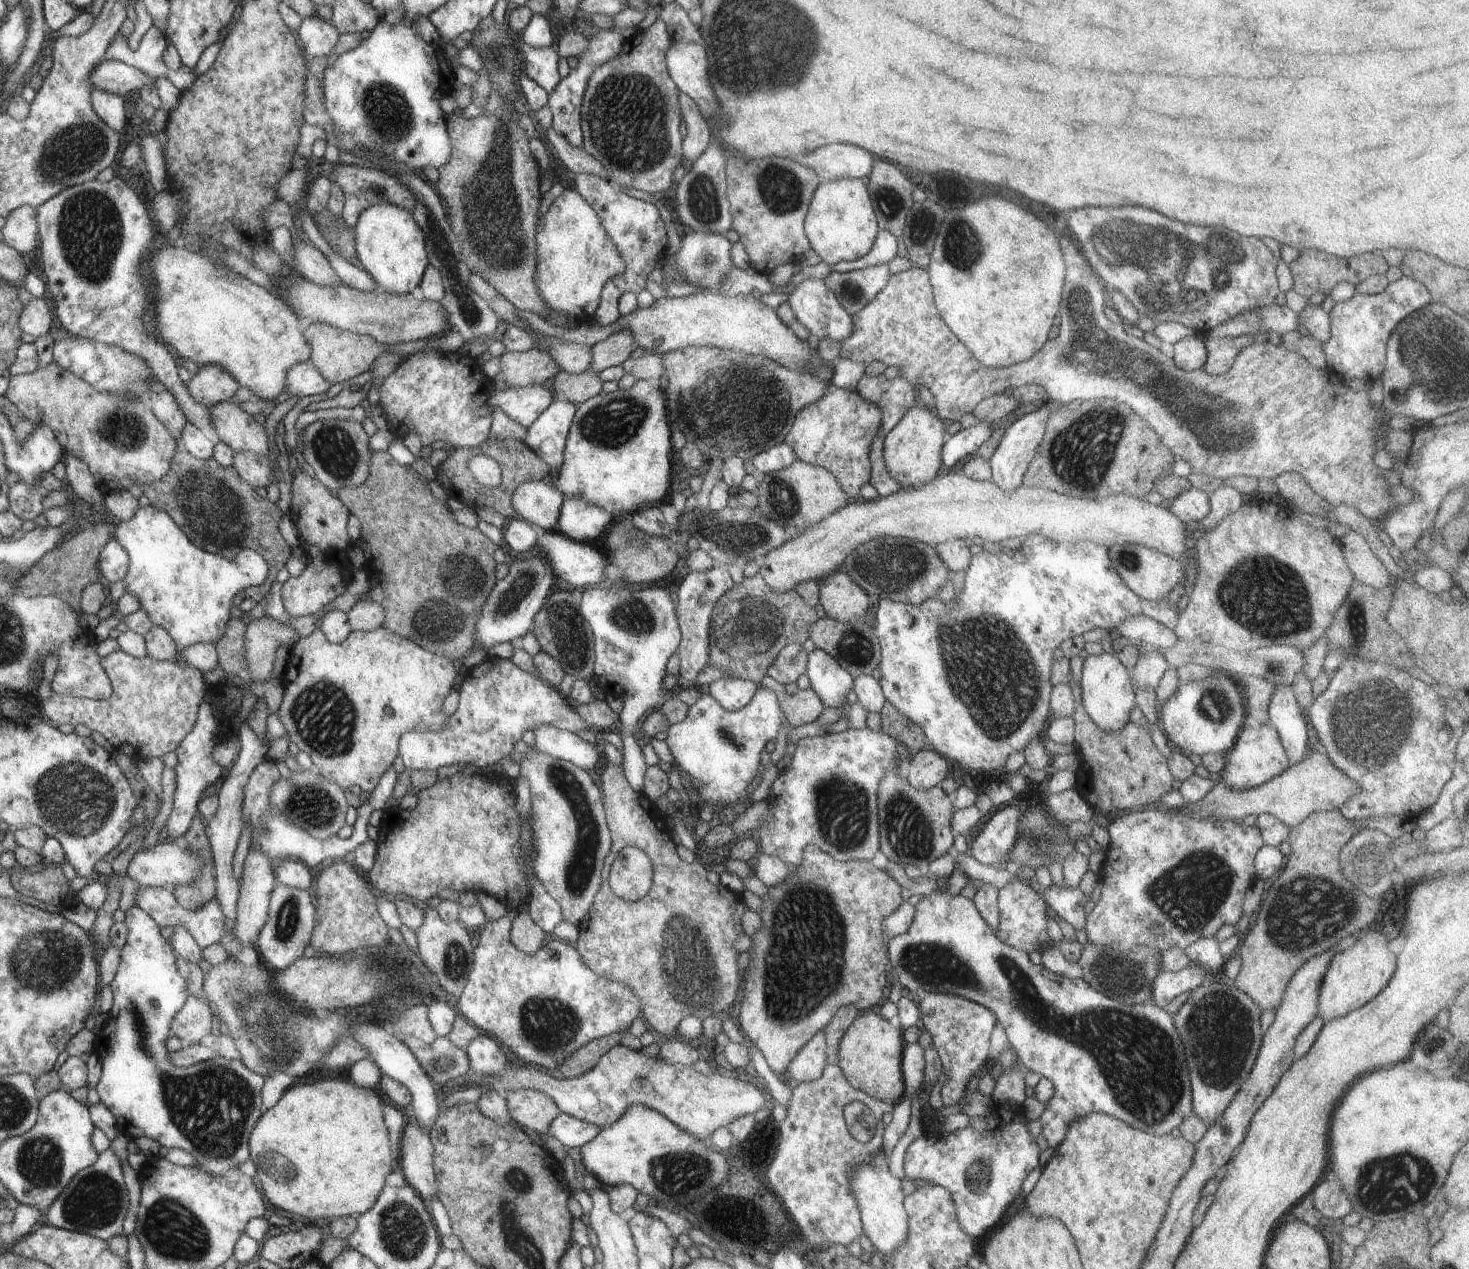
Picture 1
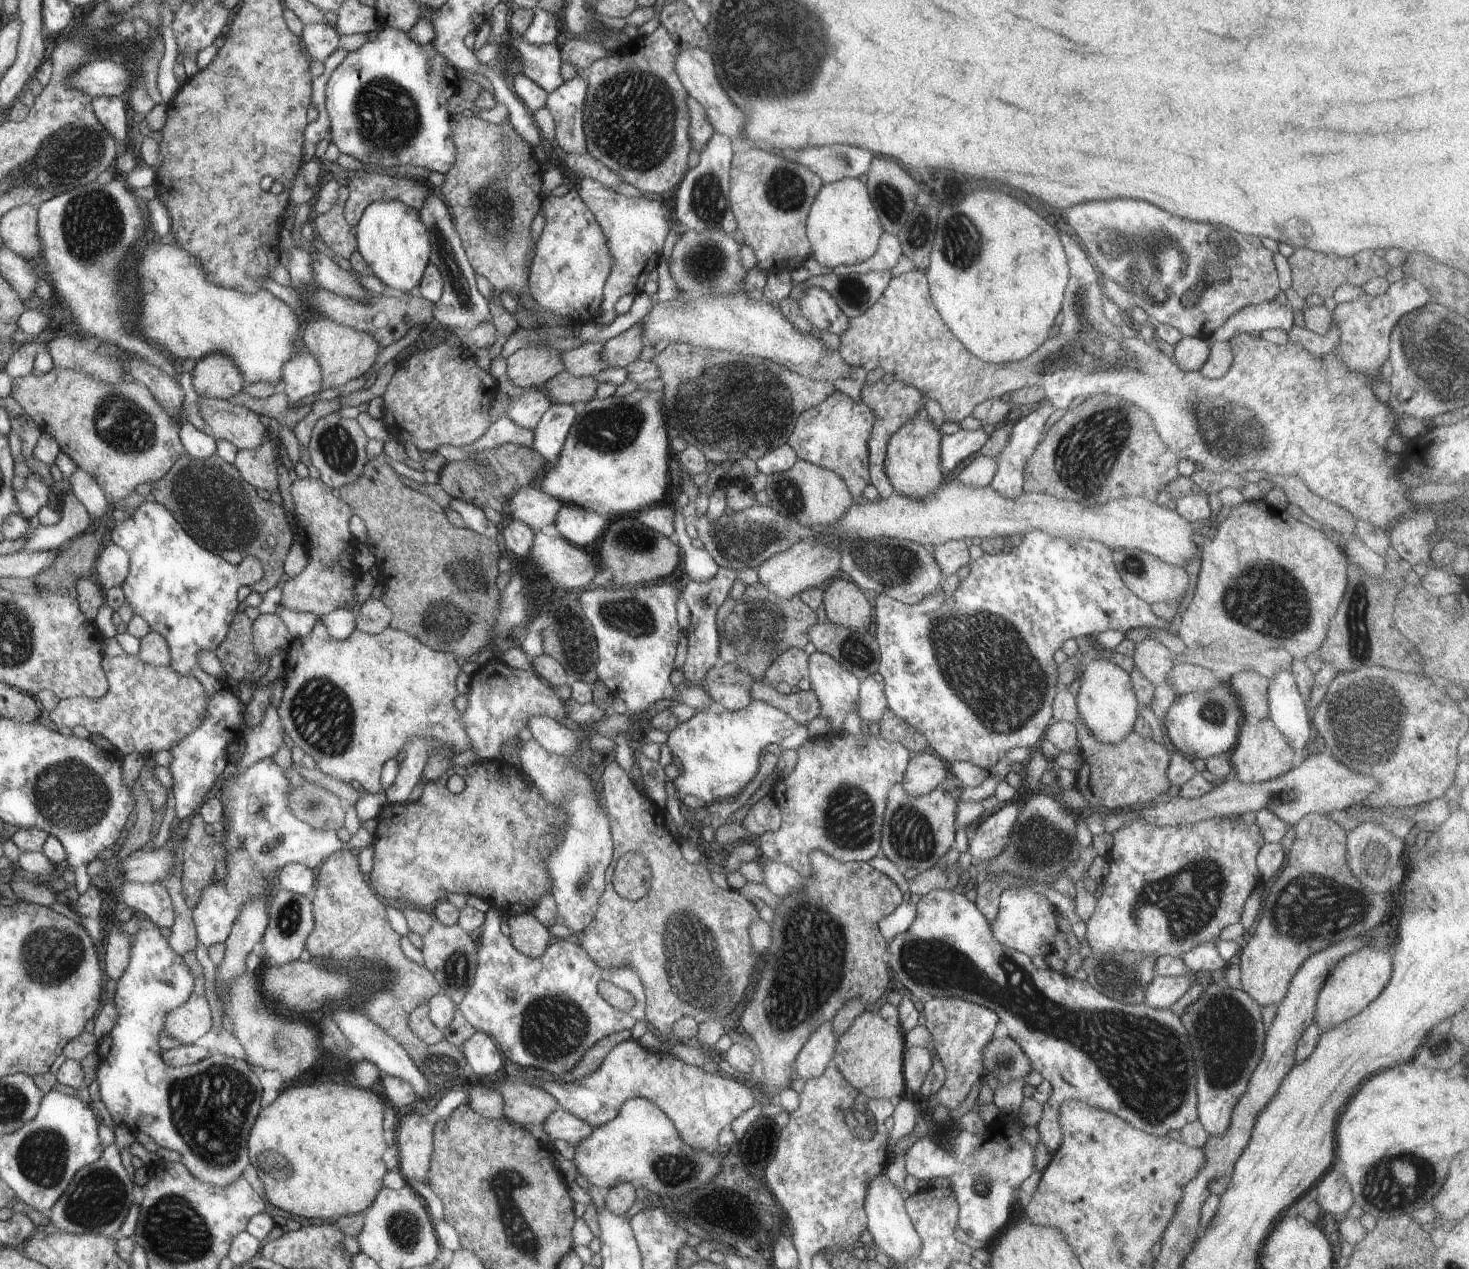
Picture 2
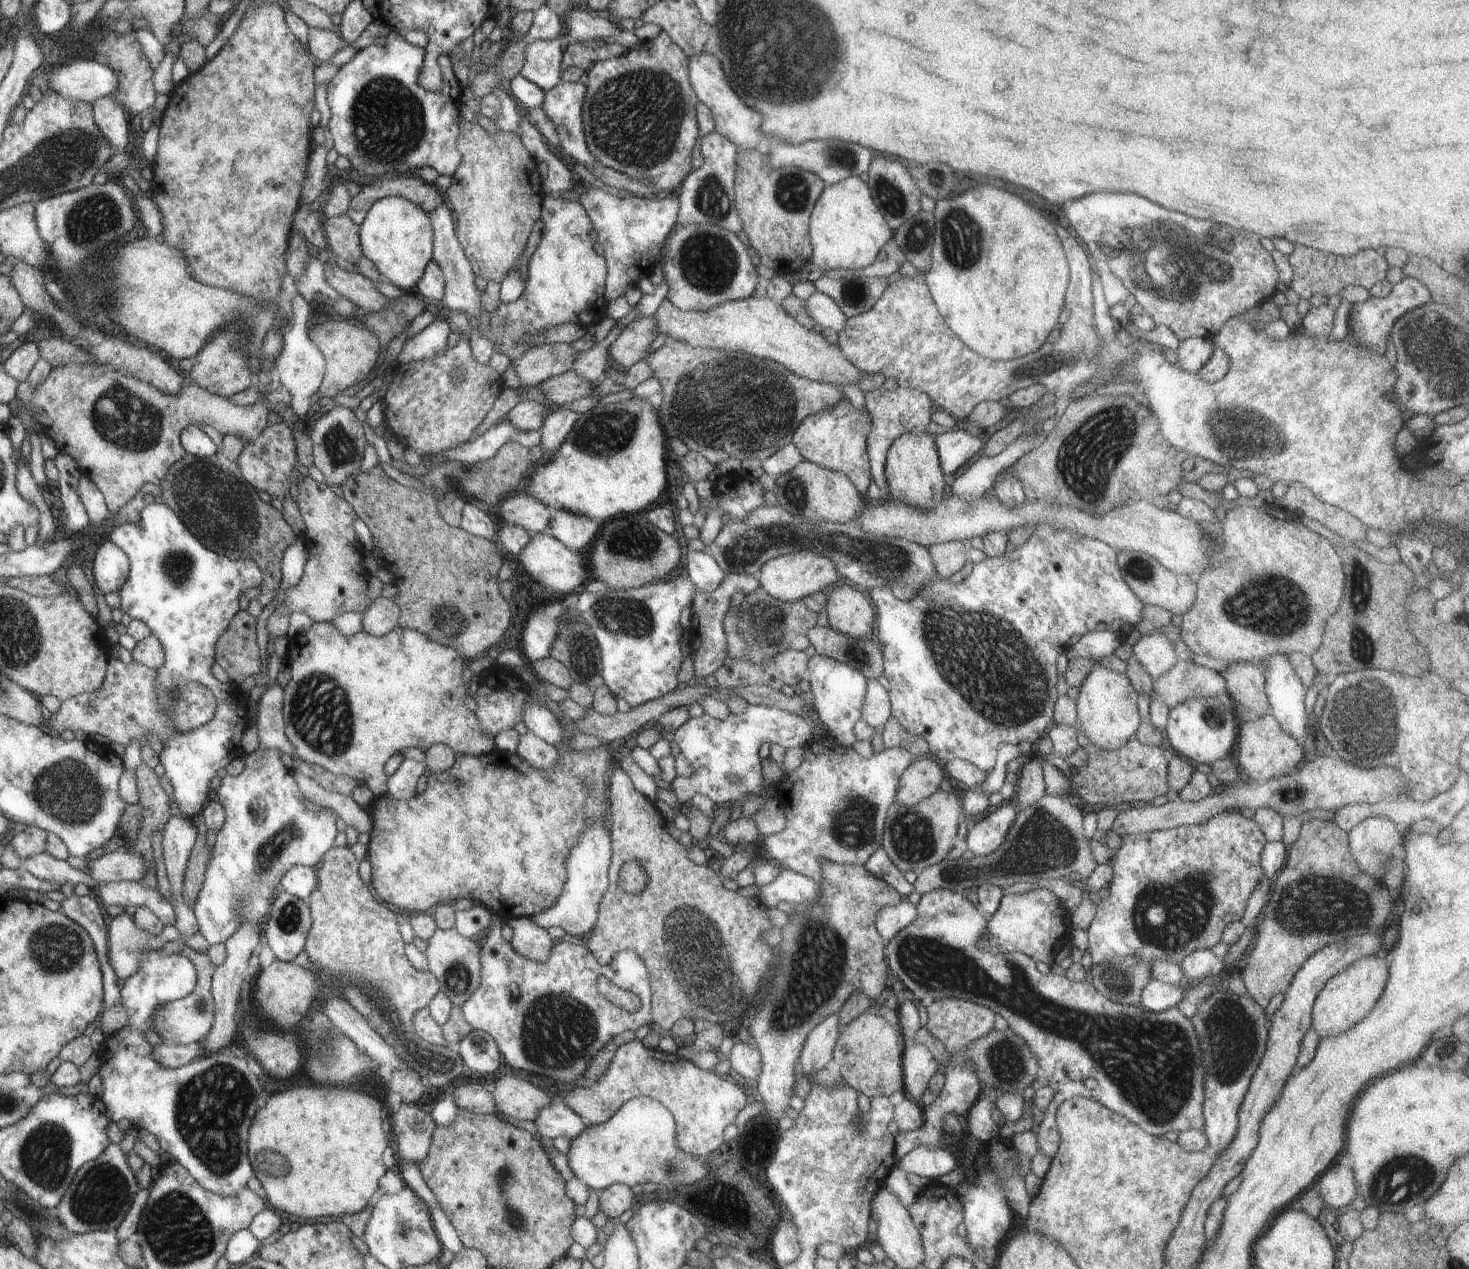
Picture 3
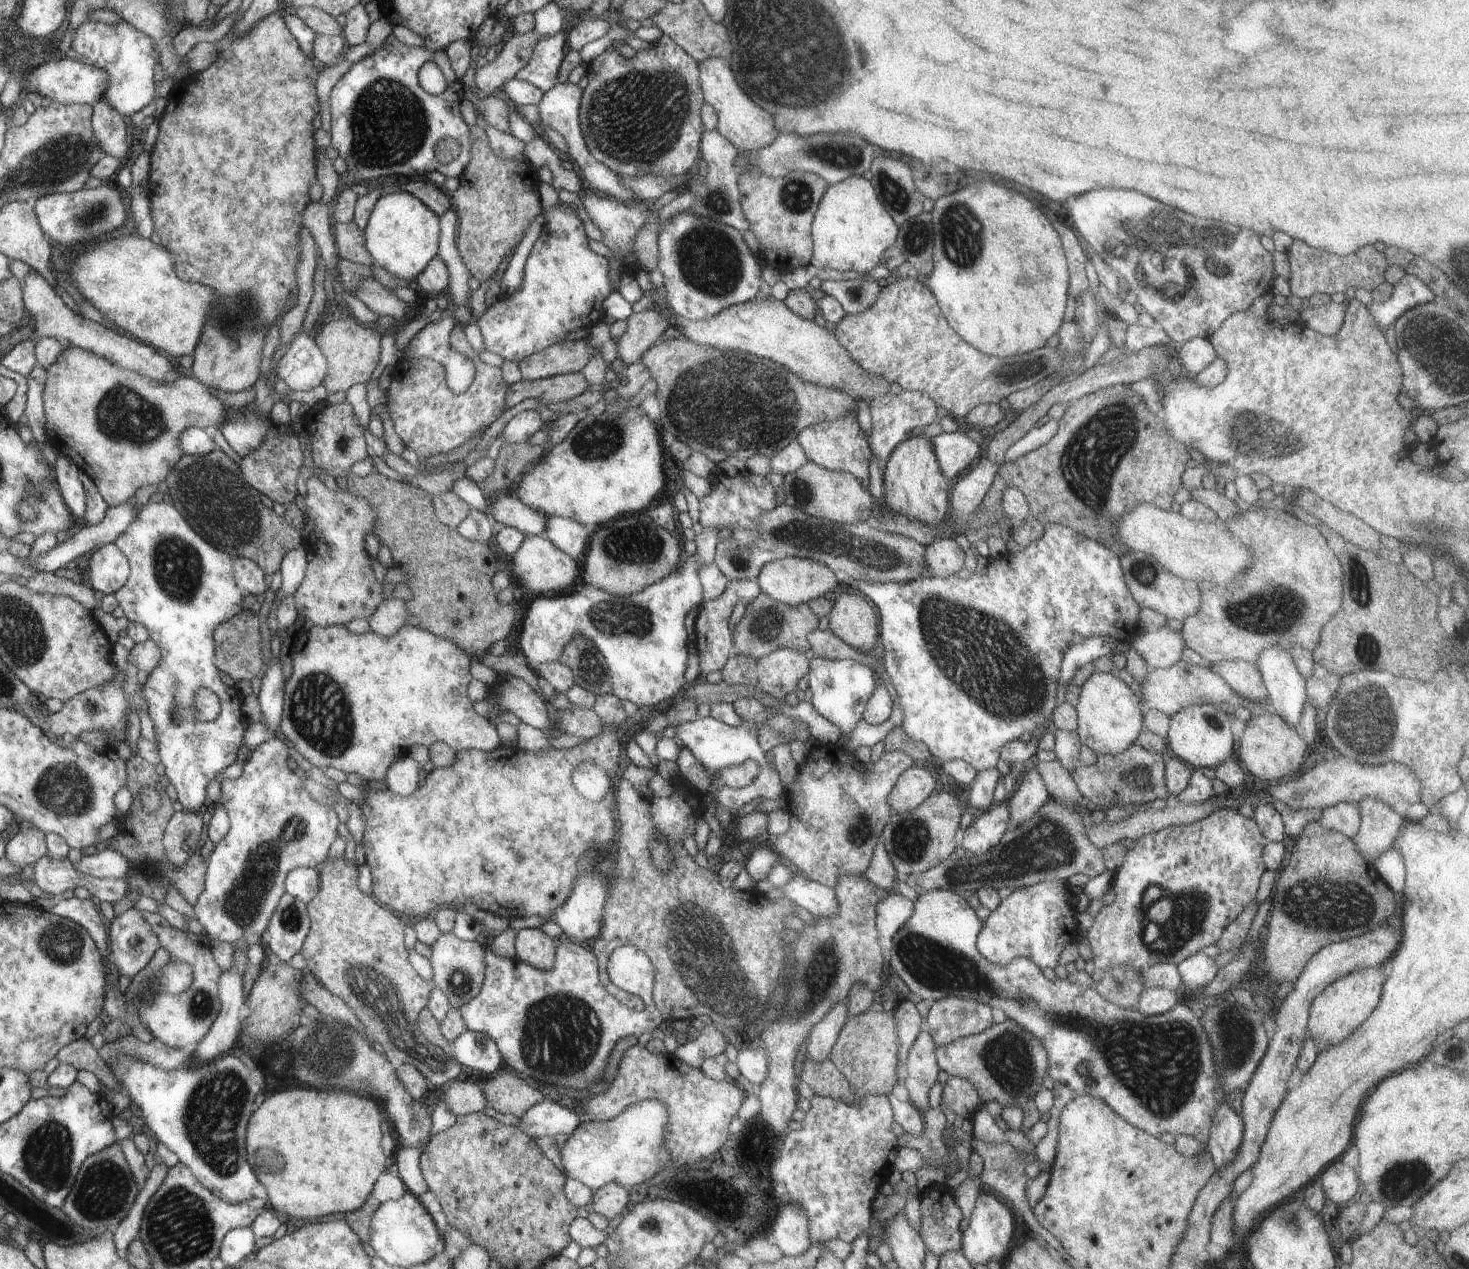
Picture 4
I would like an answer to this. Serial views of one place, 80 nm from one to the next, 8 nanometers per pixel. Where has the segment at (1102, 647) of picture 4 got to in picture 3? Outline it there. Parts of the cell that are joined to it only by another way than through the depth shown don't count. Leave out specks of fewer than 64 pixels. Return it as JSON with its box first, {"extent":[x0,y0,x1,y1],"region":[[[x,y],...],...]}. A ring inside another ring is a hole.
{"extent":[1066,631,1123,661],"region":[[[1094,631],[1082,636],[1079,642],[1068,648],[1066,654],[1068,661],[1078,656],[1094,661],[1114,654],[1123,642],[1123,637],[1116,632]]]}

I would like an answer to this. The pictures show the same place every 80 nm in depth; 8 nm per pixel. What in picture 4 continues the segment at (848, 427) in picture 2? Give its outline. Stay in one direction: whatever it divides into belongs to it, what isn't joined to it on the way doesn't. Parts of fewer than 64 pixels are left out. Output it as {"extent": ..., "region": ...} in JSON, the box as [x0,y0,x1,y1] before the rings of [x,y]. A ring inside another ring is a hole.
{"extent":[796,410,872,488],"region":[[[854,410],[848,412],[848,416],[844,416],[844,418],[822,420],[818,424],[812,424],[812,426],[800,430],[796,436],[796,442],[804,450],[807,461],[830,471],[852,474],[864,488],[868,488],[872,453],[866,434],[860,428],[857,413]]]}

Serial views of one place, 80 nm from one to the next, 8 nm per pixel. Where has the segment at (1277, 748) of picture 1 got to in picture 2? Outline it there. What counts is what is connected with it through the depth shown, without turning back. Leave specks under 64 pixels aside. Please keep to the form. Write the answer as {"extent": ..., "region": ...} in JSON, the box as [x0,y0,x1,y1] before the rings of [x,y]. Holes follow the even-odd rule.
{"extent":[1231,717,1294,783],"region":[[[1267,717],[1261,721],[1243,720],[1240,725],[1236,746],[1231,751],[1232,776],[1244,783],[1260,783],[1287,774],[1294,766],[1294,750],[1282,732]]]}

